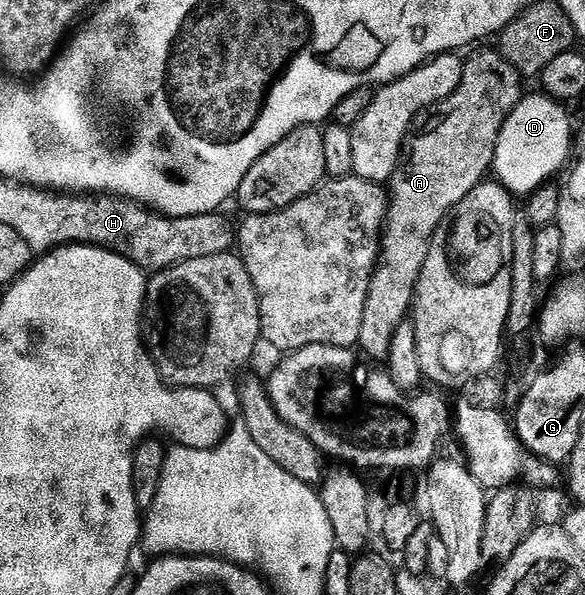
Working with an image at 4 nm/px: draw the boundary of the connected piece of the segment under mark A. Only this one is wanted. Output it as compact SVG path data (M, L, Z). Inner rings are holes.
M499 51L476 52L464 60L462 82L458 82L458 90L450 94L442 102L431 104L414 118L410 130L406 134L404 144L400 147L400 161L391 180L386 184L388 197L388 213L384 215L384 230L380 255L376 257L376 270L372 274L370 290L366 294L366 310L362 310L362 334L358 345L359 351L377 362L387 361L390 354L390 342L394 342L394 330L402 326L414 308L416 288L420 284L420 275L428 252L432 249L432 241L442 225L451 217L452 209L470 194L479 184L485 183L492 172L494 150L498 146L498 134L502 134L502 126L508 115L518 106L522 89L522 77L516 68L506 62Z

